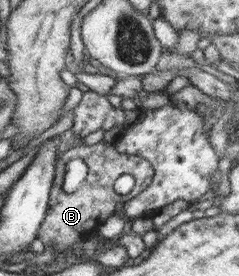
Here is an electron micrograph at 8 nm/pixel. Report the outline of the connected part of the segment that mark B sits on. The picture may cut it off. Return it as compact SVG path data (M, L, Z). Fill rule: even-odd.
M102 140L97 143L78 143L74 148L70 148L64 152L60 159L56 162L56 172L49 196L48 210L43 221L39 236L45 246L52 246L58 252L64 252L66 248L70 248L72 244L80 242L86 238L86 234L90 234L92 230L96 230L98 222L104 222L108 216L112 216L116 212L116 204L118 202L125 203L132 200L132 196L138 196L142 190L152 182L154 171L150 162L138 155L131 155L118 151L114 144L110 144L108 140ZM80 158L88 167L88 174L80 186L80 188L72 194L66 194L63 190L64 173L66 165L70 160ZM122 174L132 174L135 179L133 193L128 195L120 195L114 191L114 182ZM102 216L102 220L100 220Z

